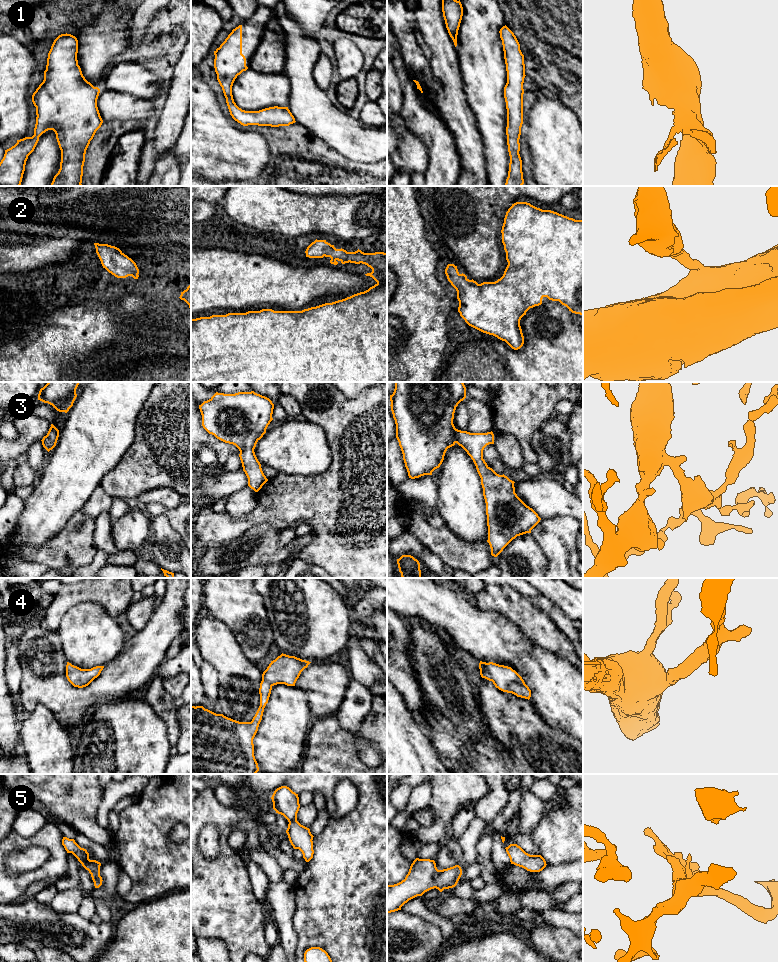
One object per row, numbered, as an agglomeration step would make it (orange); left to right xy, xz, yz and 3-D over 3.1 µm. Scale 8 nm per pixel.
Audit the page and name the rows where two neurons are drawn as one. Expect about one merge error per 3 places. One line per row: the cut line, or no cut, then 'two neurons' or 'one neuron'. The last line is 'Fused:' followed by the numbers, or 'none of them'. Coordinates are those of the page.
1: no cut | one neuron
2: no cut | one neuron
3: no cut | one neuron
4: no cut | one neuron
5: no cut | one neuron
Fused: none of them

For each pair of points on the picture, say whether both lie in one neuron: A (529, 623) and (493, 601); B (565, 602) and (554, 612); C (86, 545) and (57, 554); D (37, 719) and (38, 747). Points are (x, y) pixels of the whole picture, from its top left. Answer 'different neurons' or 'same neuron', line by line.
A: same neuron
B: different neurons
C: same neuron
D: same neuron

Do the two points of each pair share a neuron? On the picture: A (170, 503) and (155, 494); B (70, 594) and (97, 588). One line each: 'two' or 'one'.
A: one
B: one

